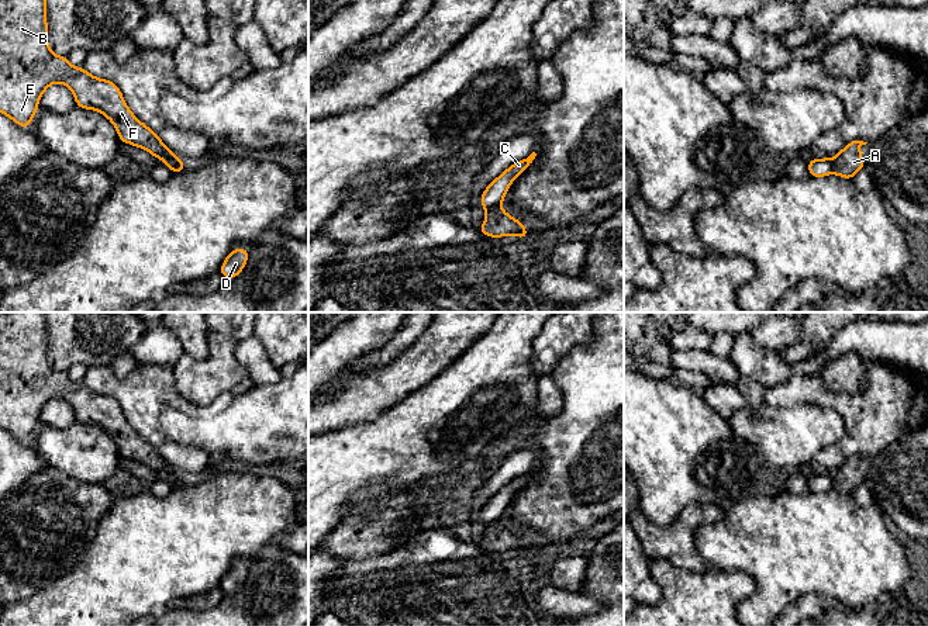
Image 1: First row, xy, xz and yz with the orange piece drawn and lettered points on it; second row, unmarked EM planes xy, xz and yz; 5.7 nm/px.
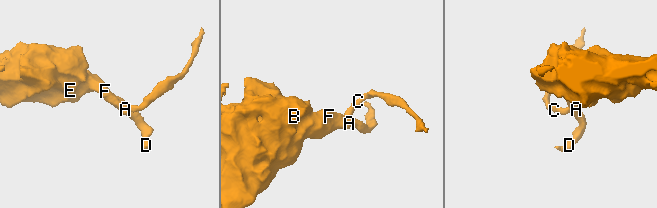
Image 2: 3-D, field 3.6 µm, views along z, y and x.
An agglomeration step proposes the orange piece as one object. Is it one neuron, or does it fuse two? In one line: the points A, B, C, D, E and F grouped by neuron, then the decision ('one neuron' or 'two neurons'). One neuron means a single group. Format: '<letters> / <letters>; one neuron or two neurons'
A B D E F / C; two neurons

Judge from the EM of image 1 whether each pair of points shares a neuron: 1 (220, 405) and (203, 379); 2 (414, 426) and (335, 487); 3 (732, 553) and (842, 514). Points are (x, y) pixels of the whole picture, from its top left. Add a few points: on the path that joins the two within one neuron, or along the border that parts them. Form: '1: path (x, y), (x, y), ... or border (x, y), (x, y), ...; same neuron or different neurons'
1: border (230, 390), (217, 397); different neurons
2: path (394, 446), (373, 449), (355, 467); same neuron
3: path (759, 547), (813, 543), (816, 540); same neuron

